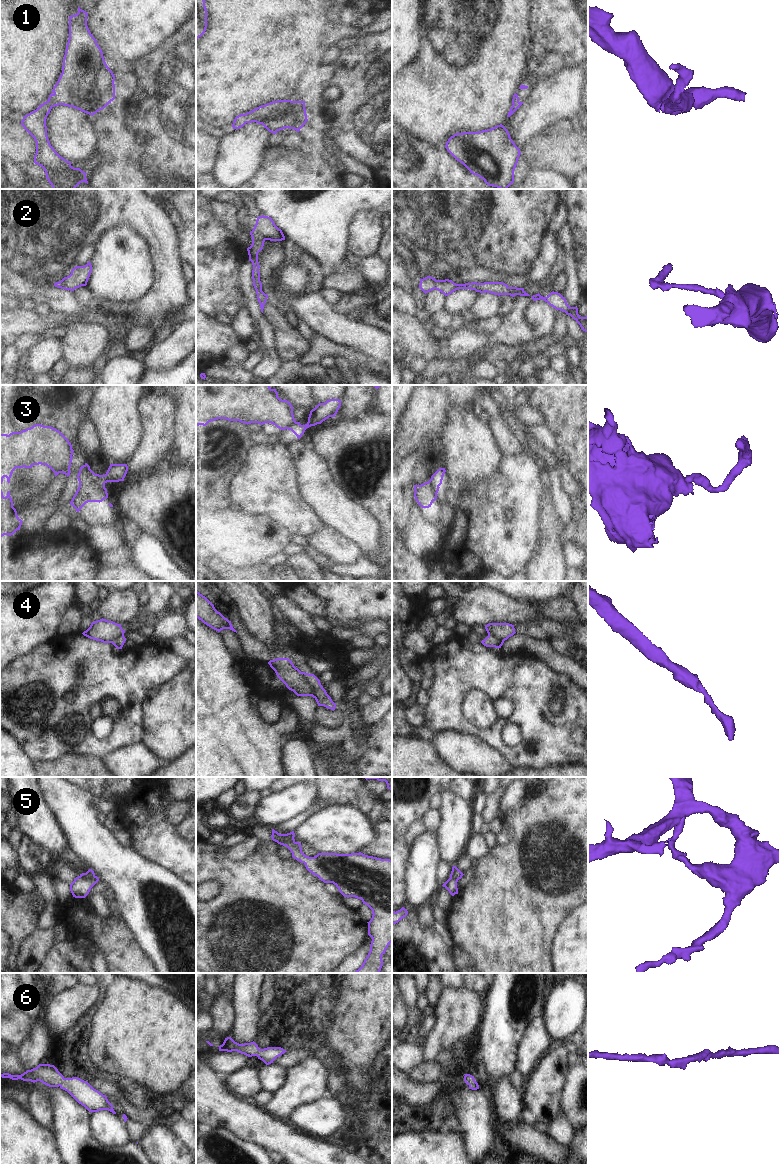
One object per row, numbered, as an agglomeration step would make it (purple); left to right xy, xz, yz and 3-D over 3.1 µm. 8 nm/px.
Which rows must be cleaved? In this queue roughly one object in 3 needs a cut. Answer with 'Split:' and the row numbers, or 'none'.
Split: 2, 3, 4, 5

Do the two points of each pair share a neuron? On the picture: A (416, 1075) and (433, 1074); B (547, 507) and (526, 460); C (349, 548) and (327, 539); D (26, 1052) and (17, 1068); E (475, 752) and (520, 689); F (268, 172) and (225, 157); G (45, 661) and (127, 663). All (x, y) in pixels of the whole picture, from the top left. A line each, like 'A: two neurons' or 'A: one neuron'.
A: one neuron
B: two neurons
C: one neuron
D: two neurons
E: two neurons
F: two neurons
G: one neuron

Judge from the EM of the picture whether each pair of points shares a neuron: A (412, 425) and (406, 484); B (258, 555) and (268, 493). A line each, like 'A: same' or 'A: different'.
A: different
B: different

